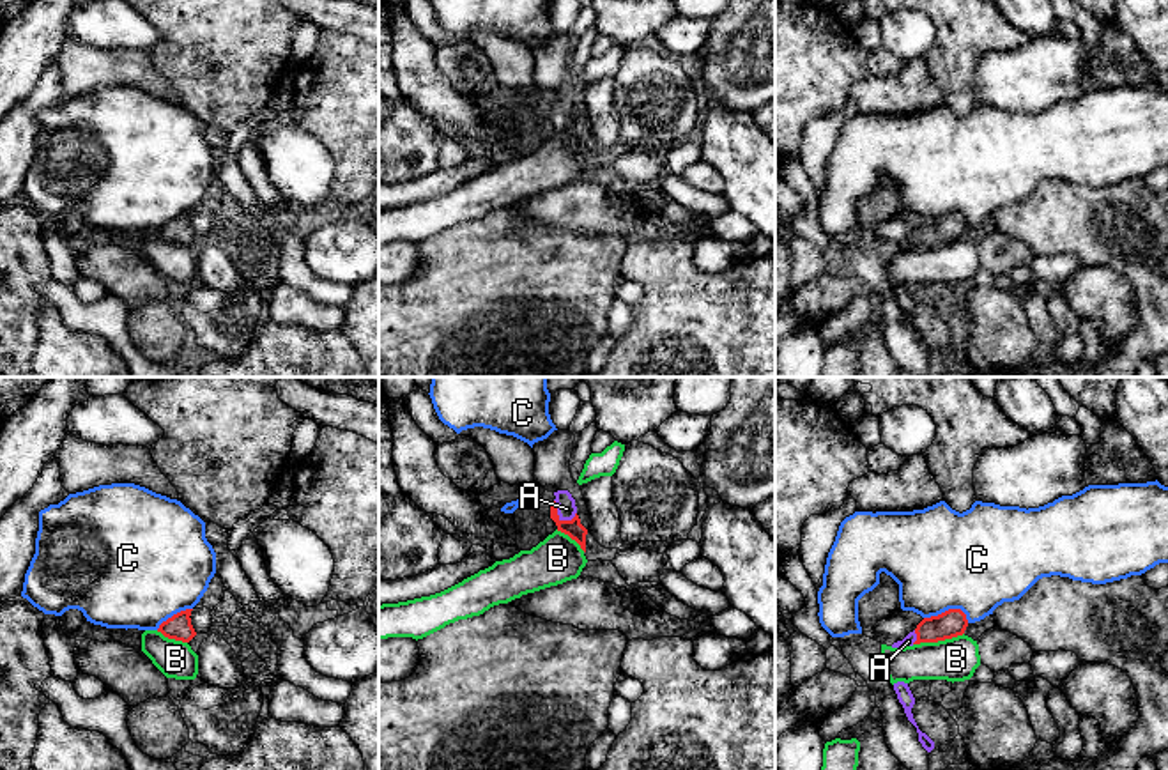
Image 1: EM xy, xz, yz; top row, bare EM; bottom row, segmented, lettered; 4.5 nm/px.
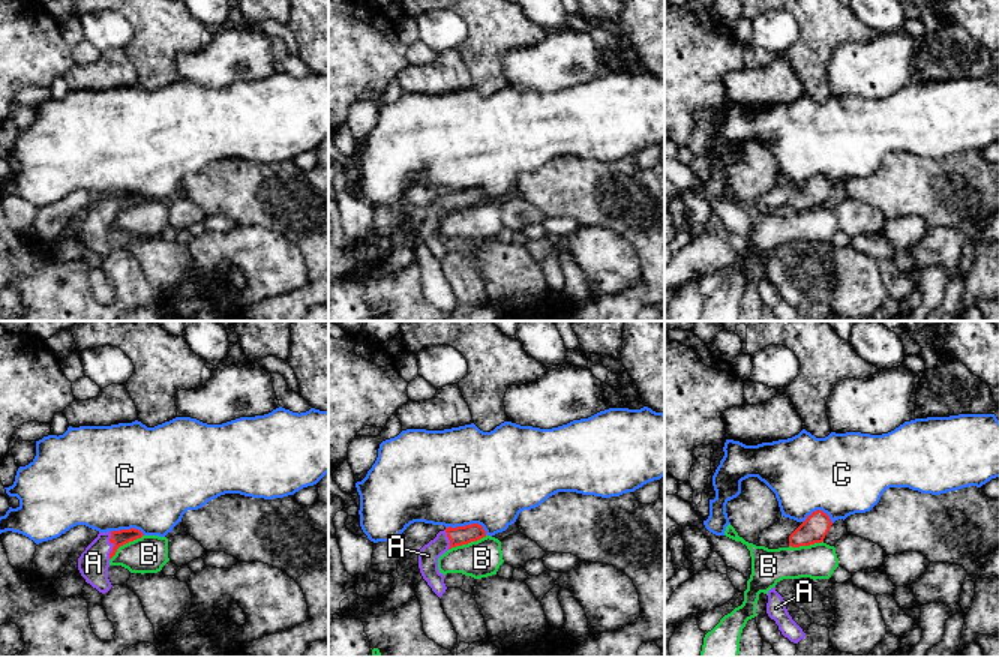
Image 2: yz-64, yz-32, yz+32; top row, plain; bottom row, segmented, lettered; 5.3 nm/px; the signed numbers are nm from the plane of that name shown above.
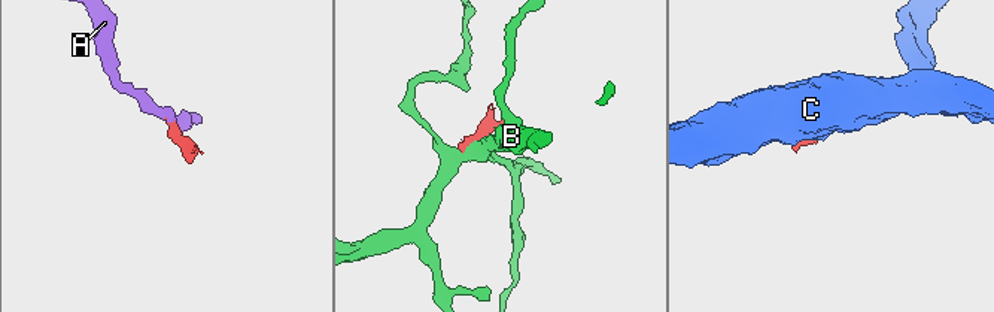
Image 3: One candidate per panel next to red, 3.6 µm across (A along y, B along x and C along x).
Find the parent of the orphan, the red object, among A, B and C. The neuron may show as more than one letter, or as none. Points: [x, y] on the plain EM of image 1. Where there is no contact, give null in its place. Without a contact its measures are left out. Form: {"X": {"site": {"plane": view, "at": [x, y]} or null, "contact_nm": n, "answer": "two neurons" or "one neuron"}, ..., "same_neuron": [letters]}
{"A": {"site": {"plane": "xz", "at": [558, 121]}, "contact_nm": 130, "answer": "one neuron"}, "B": {"site": {"plane": "yz", "at": [938, 243]}, "contact_nm": 240, "answer": "two neurons"}, "C": {"site": {"plane": "yz", "at": [949, 213]}, "contact_nm": 200, "answer": "two neurons"}, "same_neuron": ["A"]}

